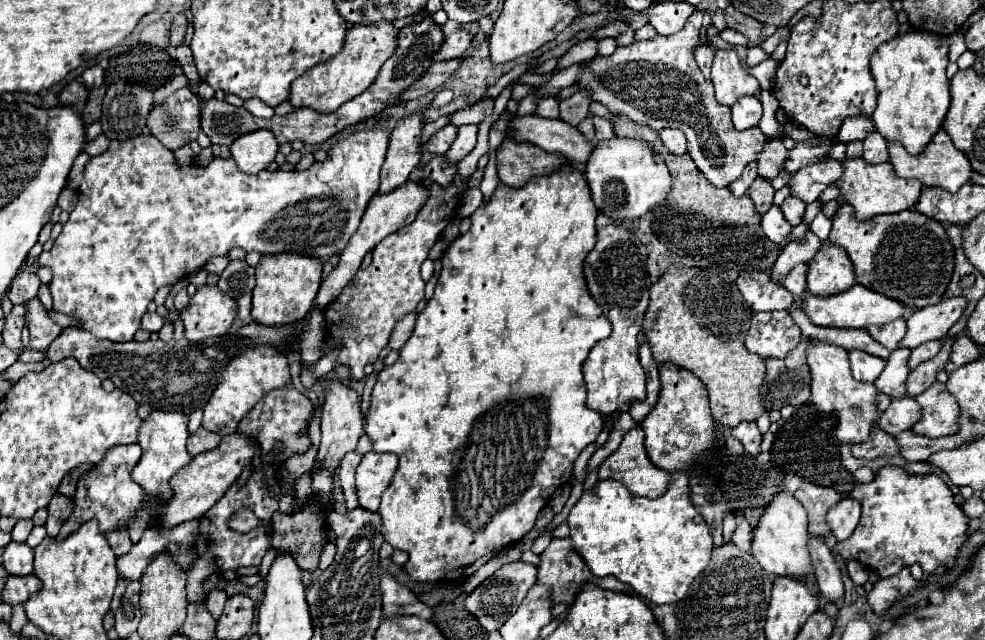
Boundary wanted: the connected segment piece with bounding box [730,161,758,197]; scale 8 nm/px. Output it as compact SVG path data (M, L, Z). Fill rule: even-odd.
M752 161L752 163L748 163L746 165L746 169L744 169L744 173L730 185L730 191L736 195L736 197L742 197L742 195L746 195L748 193L748 189L750 189L750 185L752 185L752 181L756 179L756 163Z

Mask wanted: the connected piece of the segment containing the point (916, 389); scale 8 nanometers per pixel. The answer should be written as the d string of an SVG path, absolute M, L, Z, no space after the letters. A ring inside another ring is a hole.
M952 337L952 339L946 339L942 343L942 349L940 353L930 359L930 361L924 361L922 365L918 365L912 373L910 373L910 379L908 379L908 395L910 397L916 397L918 393L926 391L934 381L936 381L936 373L938 371L944 371L948 359L950 359L950 353L952 353L952 345L958 337Z

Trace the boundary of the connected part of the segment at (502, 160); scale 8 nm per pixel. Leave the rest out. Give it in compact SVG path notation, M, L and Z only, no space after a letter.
M514 137L504 139L496 151L498 179L508 187L522 187L534 175L550 175L562 163L570 163L558 153L542 151L530 143L520 143Z

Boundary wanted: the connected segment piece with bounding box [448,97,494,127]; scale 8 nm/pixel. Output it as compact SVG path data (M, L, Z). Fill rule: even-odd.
M486 97L486 99L480 99L478 103L474 103L468 109L462 109L458 113L452 113L450 119L448 119L448 123L450 125L456 125L456 127L468 125L468 123L476 123L478 125L480 121L484 121L486 117L490 117L492 111L494 111L494 99Z

